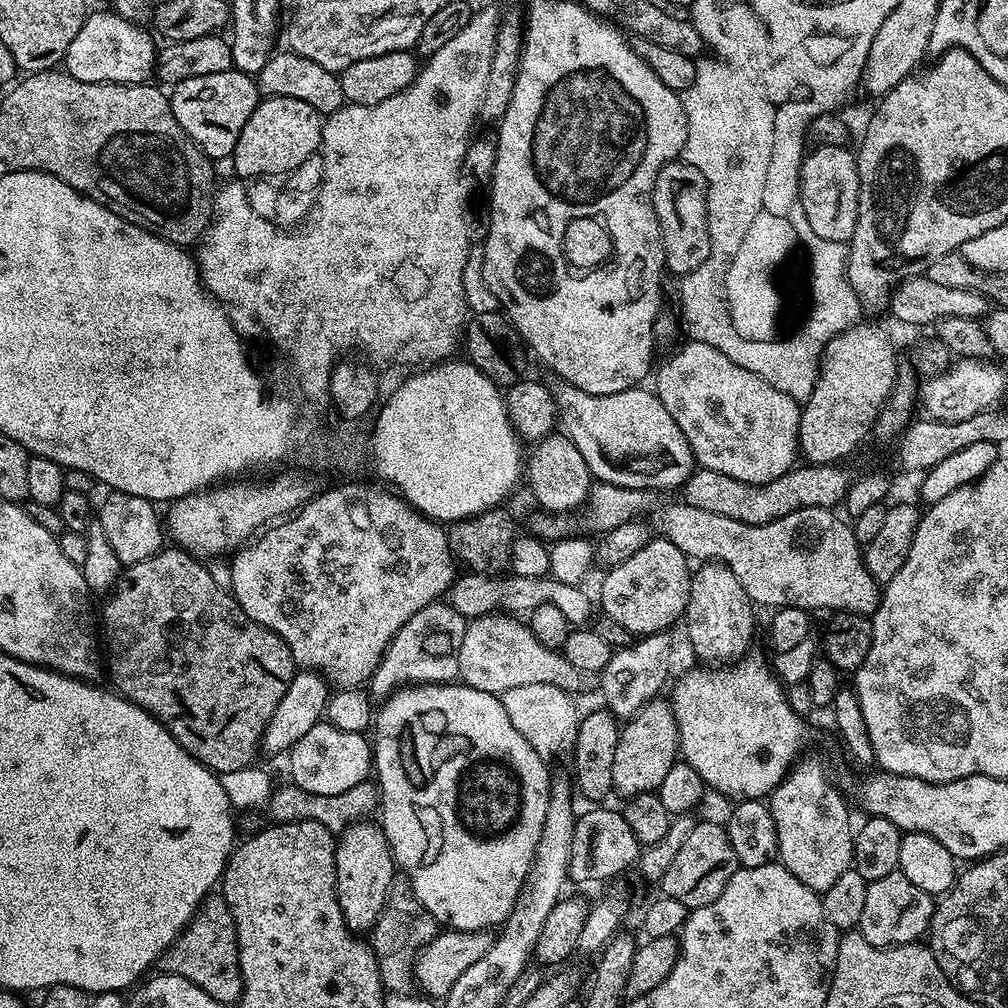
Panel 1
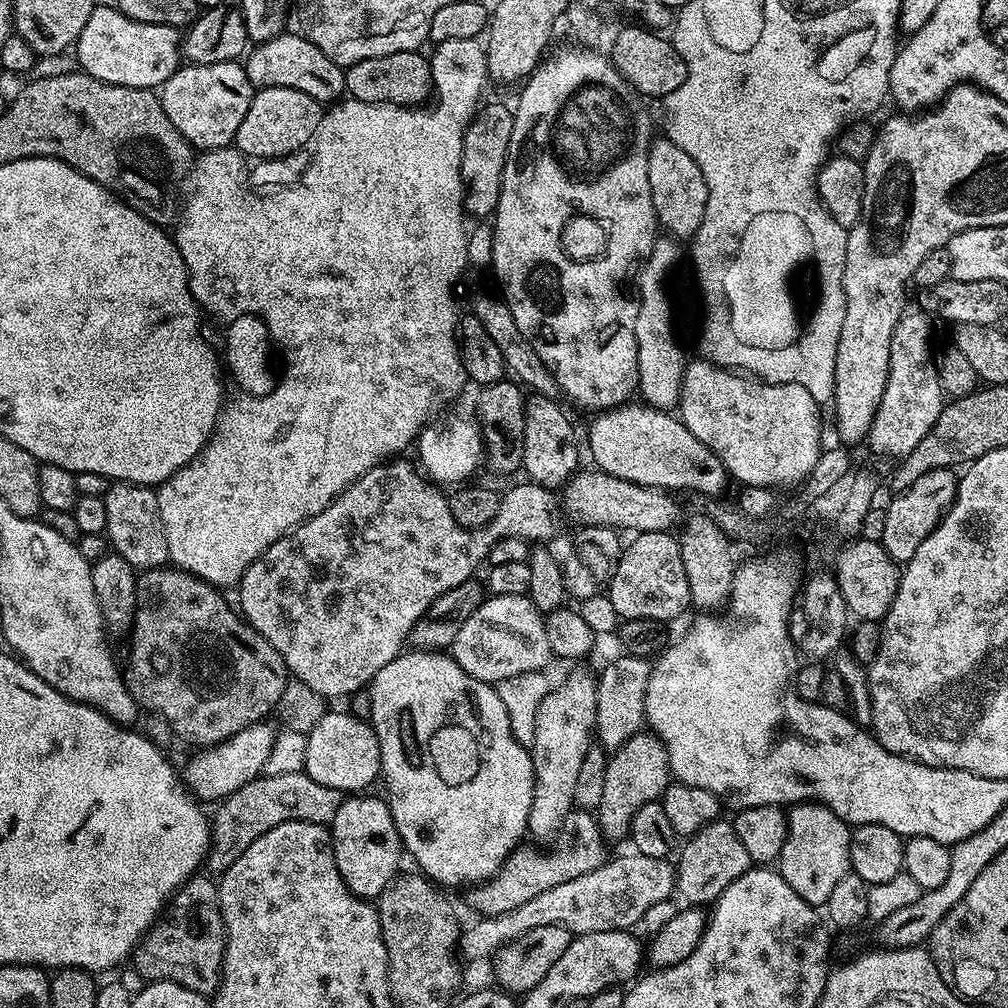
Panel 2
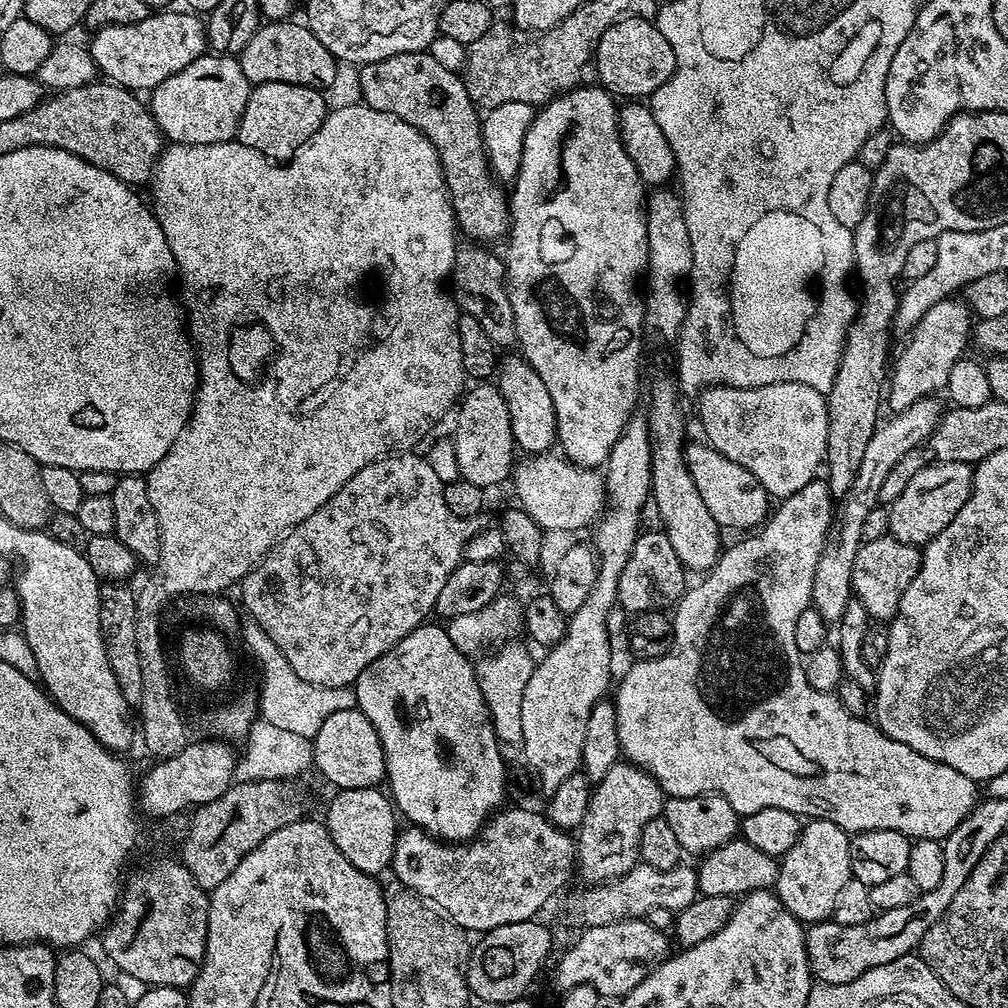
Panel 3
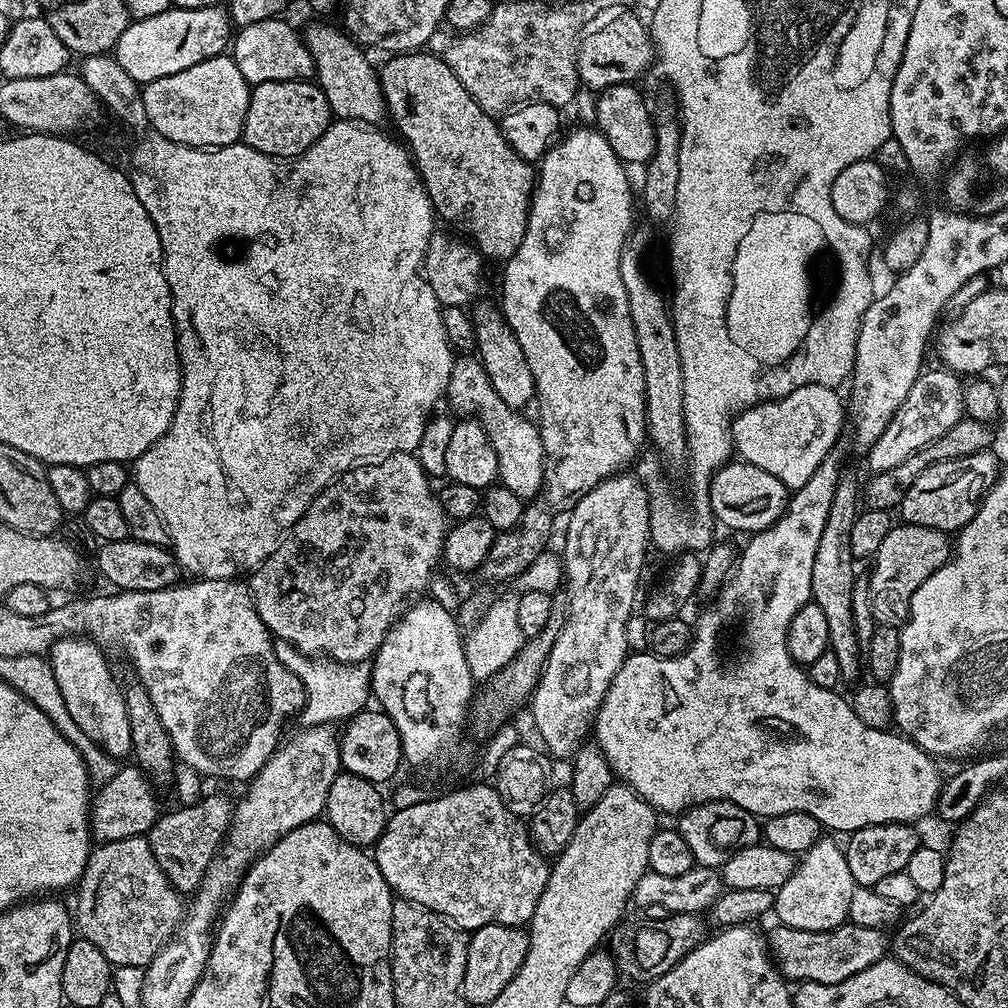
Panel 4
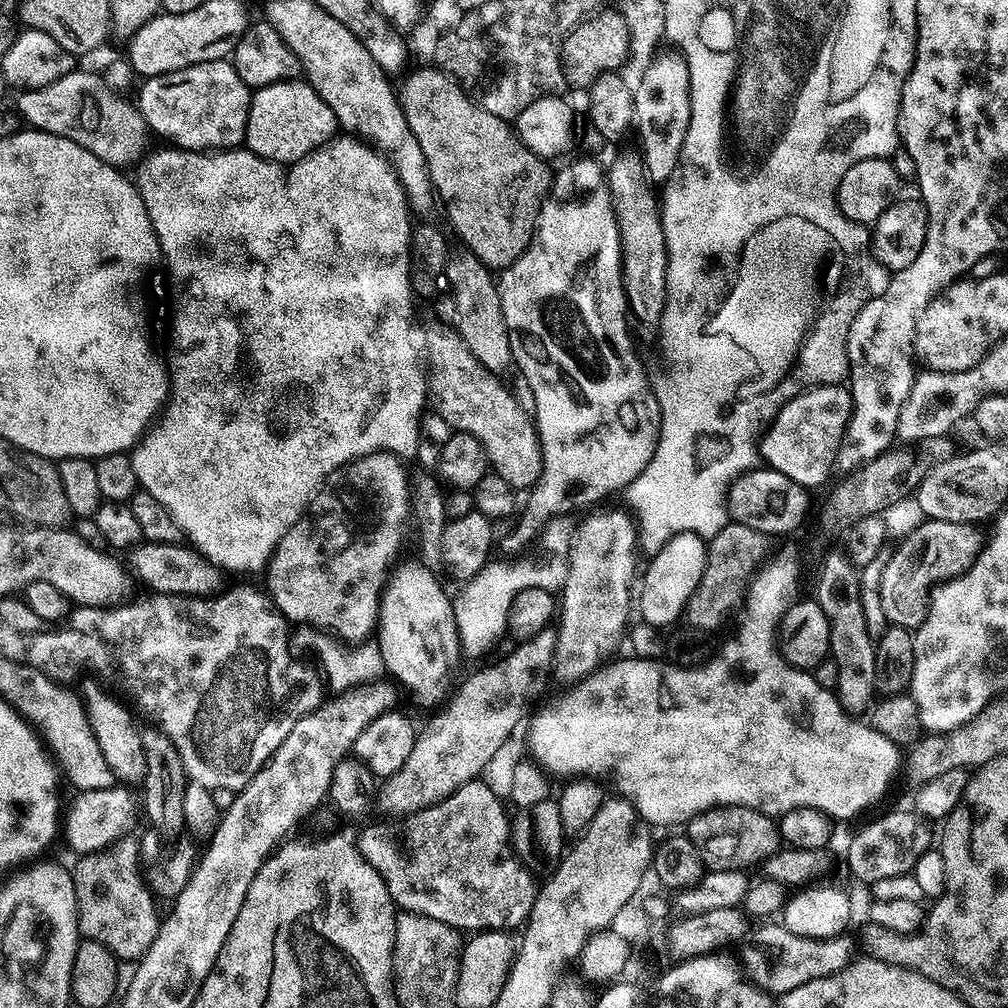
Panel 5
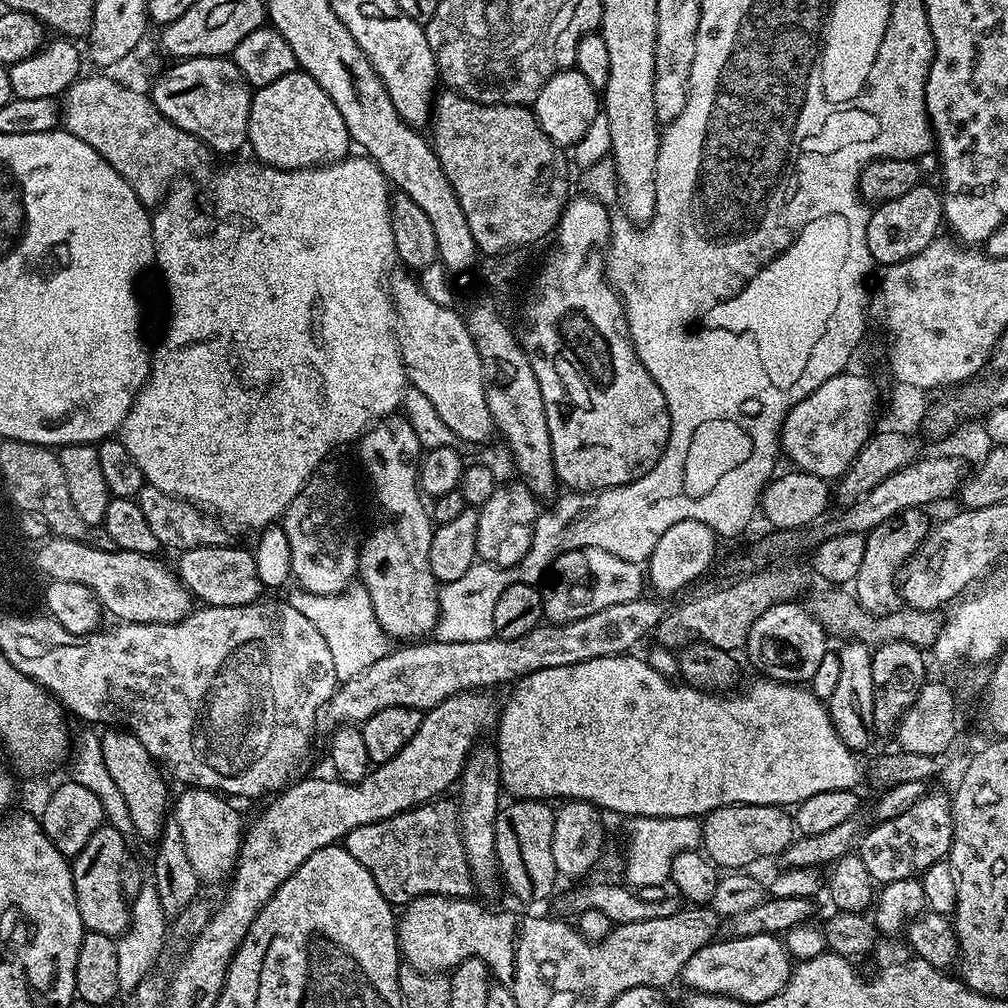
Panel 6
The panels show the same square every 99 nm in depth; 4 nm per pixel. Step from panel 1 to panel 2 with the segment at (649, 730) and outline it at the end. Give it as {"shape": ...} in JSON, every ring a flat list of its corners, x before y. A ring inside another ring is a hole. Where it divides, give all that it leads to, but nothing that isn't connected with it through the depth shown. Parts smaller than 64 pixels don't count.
{"shape":[[641,730,631,736,622,747,608,756,606,782,602,785,602,800,594,810,600,831,609,841,625,839,628,827,642,806,657,803,670,783,668,755,659,736]]}

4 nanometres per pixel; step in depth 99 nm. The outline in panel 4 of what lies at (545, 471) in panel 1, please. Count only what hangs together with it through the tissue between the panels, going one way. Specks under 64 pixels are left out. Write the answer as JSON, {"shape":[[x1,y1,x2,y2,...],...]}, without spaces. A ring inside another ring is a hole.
{"shape":[[477,303,470,312,476,335,475,351,478,353,480,365,486,370,498,398,502,398,506,406,524,410,528,403,531,405,536,399,534,374,526,363,526,354,522,354,522,346,518,346,514,330,510,330,510,326,504,321,503,311,497,305,495,308,492,304,484,303]]}

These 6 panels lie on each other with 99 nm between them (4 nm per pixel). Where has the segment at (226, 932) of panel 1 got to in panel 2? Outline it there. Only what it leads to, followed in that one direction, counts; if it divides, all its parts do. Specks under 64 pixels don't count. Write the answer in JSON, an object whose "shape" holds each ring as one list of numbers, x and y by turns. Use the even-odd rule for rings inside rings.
{"shape":[[211,875,191,876,172,897,163,915,152,925,143,940,136,945,134,953,136,973,148,982,154,980,174,982,178,986,186,986,186,990,199,992,205,998,211,997,220,987,220,967,224,961,224,923,219,902,218,884]]}

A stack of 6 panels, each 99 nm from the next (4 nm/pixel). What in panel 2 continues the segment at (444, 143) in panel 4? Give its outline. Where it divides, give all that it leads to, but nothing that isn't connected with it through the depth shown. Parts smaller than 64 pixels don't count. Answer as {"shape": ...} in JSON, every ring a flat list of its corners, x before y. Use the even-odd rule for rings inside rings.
{"shape":[[423,51,386,54,382,58,366,58,344,68,344,86,347,95,354,100,371,104,403,104,420,106,433,95,432,66]]}

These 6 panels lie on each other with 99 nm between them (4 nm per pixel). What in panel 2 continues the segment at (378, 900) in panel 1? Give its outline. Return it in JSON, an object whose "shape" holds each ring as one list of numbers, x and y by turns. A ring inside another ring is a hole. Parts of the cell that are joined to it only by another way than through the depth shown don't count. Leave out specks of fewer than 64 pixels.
{"shape":[[352,794,338,806,330,825,334,862,342,882,361,900,375,901,401,871,402,845,388,809,387,799,372,794]]}

